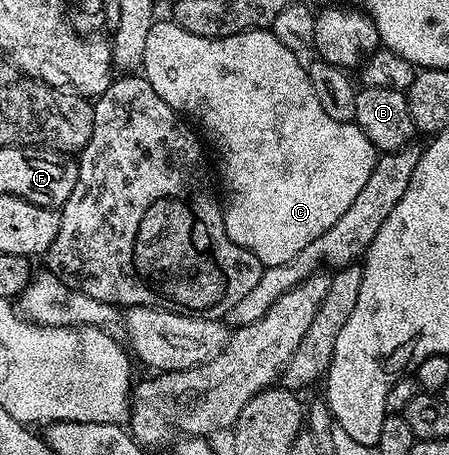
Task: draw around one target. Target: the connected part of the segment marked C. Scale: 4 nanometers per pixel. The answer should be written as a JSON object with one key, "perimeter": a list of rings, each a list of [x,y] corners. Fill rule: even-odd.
{"perimeter":[[[160,18],[150,26],[150,34],[146,37],[146,54],[142,65],[142,75],[148,79],[150,86],[154,86],[154,94],[158,94],[158,98],[162,98],[162,102],[169,104],[175,112],[191,118],[197,125],[200,123],[204,127],[203,135],[205,137],[207,137],[206,135],[212,136],[212,144],[216,147],[217,154],[220,155],[220,180],[224,183],[222,207],[226,234],[235,244],[255,254],[265,268],[273,268],[279,264],[290,262],[298,253],[306,250],[306,246],[310,246],[310,242],[314,242],[314,238],[322,238],[322,234],[326,234],[326,230],[330,230],[330,226],[334,226],[334,222],[338,222],[338,218],[342,218],[342,214],[346,214],[350,202],[354,202],[354,198],[358,198],[358,193],[361,192],[362,186],[366,186],[378,159],[377,149],[356,123],[338,122],[334,118],[330,118],[330,114],[326,114],[326,110],[322,110],[322,106],[314,94],[314,86],[310,86],[307,67],[303,63],[300,65],[300,60],[301,57],[297,53],[282,46],[282,42],[278,42],[278,38],[271,30],[230,34],[230,38],[211,40],[202,38],[198,34],[190,34],[190,30],[182,30],[182,26],[178,26],[171,19]]]}

